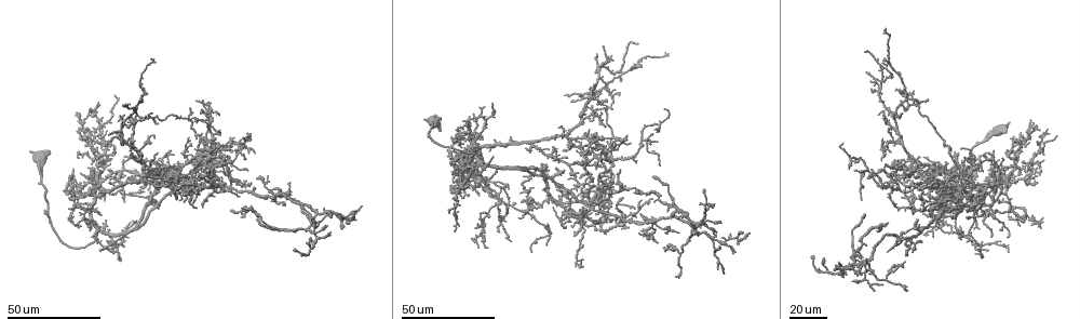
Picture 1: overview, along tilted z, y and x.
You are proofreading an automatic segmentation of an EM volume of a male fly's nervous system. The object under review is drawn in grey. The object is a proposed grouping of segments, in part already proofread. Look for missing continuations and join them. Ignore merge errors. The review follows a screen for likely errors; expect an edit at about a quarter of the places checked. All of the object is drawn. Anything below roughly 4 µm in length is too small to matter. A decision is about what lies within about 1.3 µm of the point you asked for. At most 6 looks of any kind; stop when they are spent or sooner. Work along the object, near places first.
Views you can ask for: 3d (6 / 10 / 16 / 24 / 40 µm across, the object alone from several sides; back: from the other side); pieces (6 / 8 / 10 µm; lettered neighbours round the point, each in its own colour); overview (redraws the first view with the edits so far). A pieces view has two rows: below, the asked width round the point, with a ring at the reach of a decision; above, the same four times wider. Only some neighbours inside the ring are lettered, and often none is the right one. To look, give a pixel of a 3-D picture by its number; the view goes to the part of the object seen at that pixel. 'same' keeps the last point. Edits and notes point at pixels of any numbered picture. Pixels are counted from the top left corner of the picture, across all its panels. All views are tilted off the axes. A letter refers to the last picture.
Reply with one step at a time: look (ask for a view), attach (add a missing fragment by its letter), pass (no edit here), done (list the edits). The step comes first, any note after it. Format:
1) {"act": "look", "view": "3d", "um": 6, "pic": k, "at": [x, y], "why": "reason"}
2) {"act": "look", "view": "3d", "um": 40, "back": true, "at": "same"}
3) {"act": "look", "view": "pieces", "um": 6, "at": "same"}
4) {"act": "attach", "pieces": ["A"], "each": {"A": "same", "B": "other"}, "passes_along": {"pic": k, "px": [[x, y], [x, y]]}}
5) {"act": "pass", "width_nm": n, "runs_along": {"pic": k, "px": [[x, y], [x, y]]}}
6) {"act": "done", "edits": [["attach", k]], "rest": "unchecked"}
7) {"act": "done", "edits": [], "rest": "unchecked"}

{"act": "look", "view": "3d", "um": 40, "pic": 1, "at": [583, 156], "why": "branch stops here"}

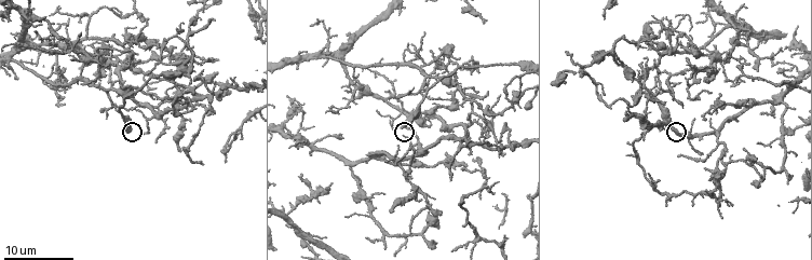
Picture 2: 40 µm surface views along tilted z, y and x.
{"act": "look", "view": "3d", "um": 6, "pic": 2, "at": [404, 126]}

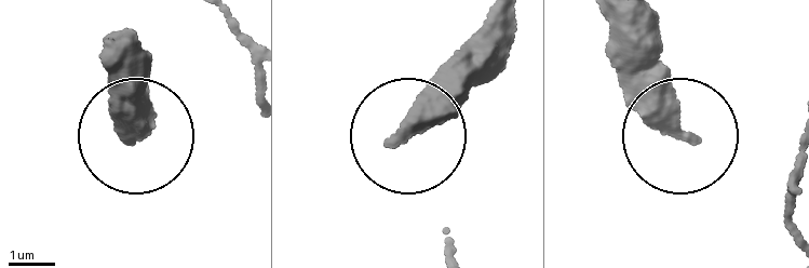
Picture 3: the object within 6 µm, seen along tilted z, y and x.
{"act": "look", "view": "pieces", "um": 8, "pic": 3, "at": [691, 138]}

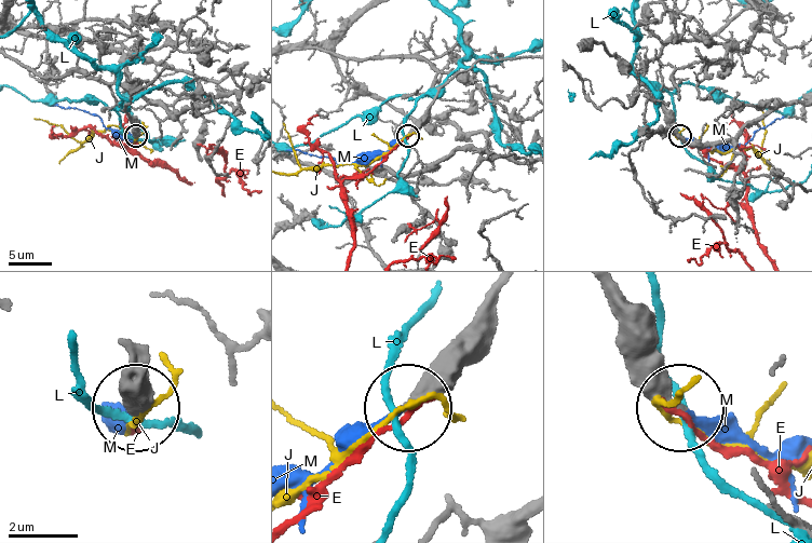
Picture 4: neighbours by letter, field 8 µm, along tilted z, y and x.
{"act": "attach", "pieces": ["M"], "each": {"E": "other", "J": "other", "L": "other", "M": "same"}, "passes_along": {"pic": 4, "px": [[617, 327], [648, 393], [754, 449], [775, 447]]}, "found": "the cell continues"}

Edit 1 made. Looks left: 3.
{"act": "look", "view": "3d", "um": 24, "pic": 2, "at": [101, 108], "why": "an open end"}

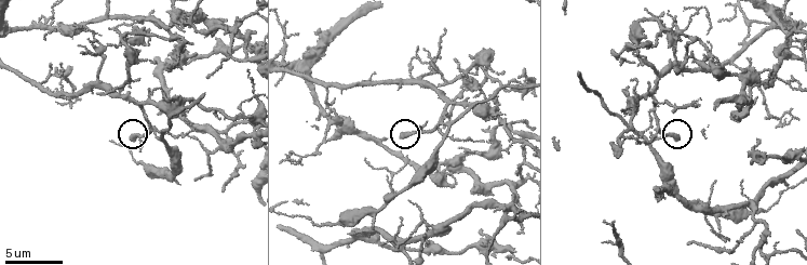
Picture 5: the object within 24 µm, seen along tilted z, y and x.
{"act": "look", "view": "pieces", "um": 10, "pic": 5, "at": [676, 135], "why": "what lies round it"}

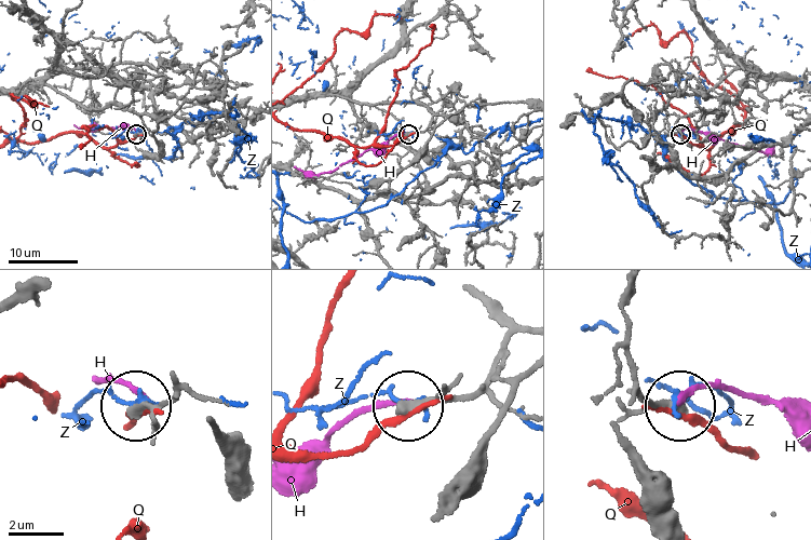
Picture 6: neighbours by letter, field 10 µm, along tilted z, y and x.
{"act": "pass", "each": {"H": "other", "Q": "other", "Z": "other"}, "runs_along": {"pic": 6, "px": [[82, 106], [134, 112], [146, 129], [137, 133]]}, "found": "none of them fits"}

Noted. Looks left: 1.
{"act": "done", "edits": [["attach", 4]], "rest": "unchecked"}

